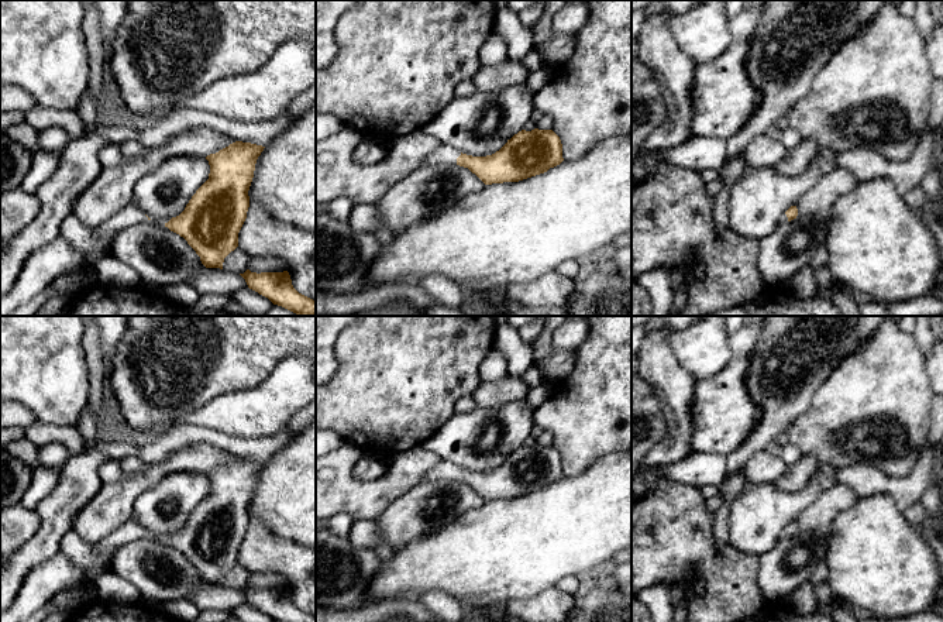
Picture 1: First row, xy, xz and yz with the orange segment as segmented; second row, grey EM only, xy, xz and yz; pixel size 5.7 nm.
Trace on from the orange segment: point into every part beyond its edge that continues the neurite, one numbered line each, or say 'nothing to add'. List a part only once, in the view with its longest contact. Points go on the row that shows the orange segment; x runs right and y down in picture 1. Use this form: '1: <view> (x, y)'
1: xz (444, 154)

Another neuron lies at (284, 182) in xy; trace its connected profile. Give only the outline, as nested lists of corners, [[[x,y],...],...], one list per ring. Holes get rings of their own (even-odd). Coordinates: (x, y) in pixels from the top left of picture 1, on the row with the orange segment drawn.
[[[316,100],[265,145],[248,196],[276,220],[316,233]]]

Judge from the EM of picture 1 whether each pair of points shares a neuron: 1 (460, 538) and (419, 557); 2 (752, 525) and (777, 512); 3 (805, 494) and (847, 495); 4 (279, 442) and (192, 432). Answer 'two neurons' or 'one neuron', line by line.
1: one neuron
2: one neuron
3: two neurons
4: one neuron

